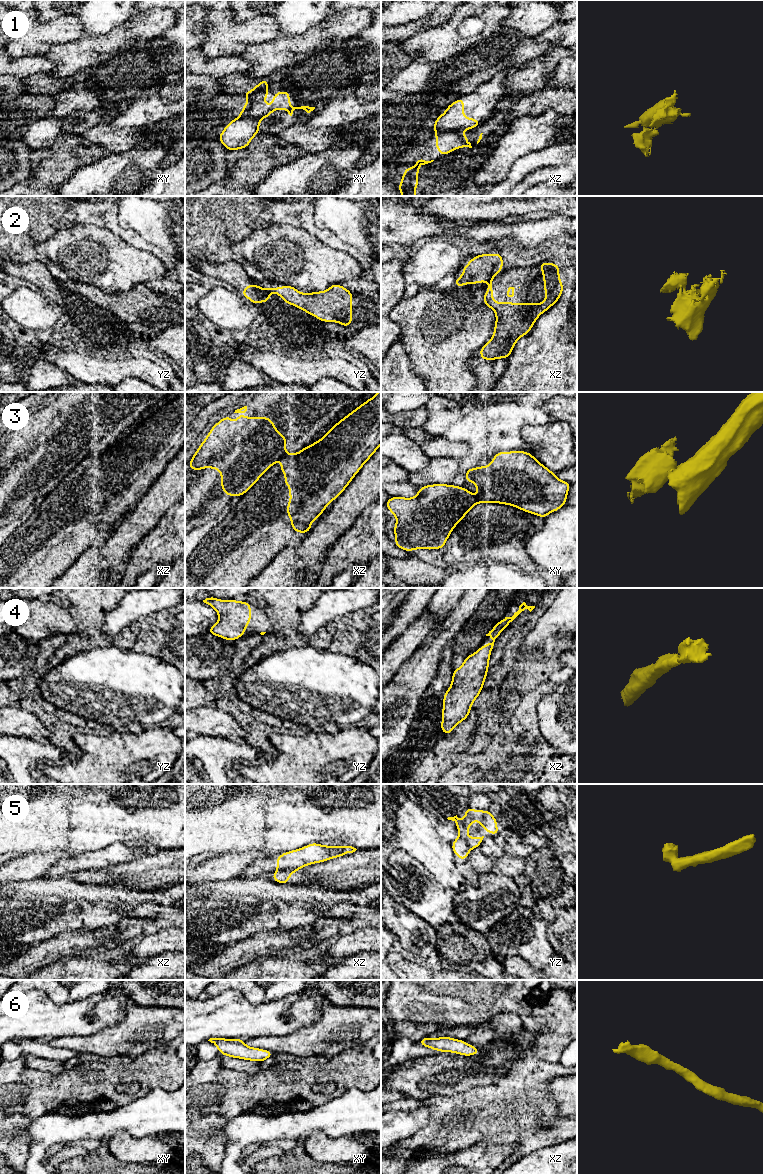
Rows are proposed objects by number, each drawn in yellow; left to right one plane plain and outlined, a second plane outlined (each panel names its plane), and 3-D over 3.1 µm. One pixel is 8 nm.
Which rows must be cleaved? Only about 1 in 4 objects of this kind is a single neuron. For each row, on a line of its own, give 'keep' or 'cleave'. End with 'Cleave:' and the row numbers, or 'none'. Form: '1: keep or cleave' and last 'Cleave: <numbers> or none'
1: cleave
2: cleave
3: cleave
4: keep
5: cleave
6: keep
Cleave: 1, 2, 3, 5

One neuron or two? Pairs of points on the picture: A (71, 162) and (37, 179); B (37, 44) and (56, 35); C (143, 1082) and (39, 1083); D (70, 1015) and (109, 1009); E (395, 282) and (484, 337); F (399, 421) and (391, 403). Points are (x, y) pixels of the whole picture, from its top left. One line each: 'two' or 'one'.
A: one
B: one
C: one
D: one
E: two
F: two

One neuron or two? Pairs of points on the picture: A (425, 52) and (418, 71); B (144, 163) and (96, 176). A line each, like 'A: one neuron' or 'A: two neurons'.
A: two neurons
B: one neuron

